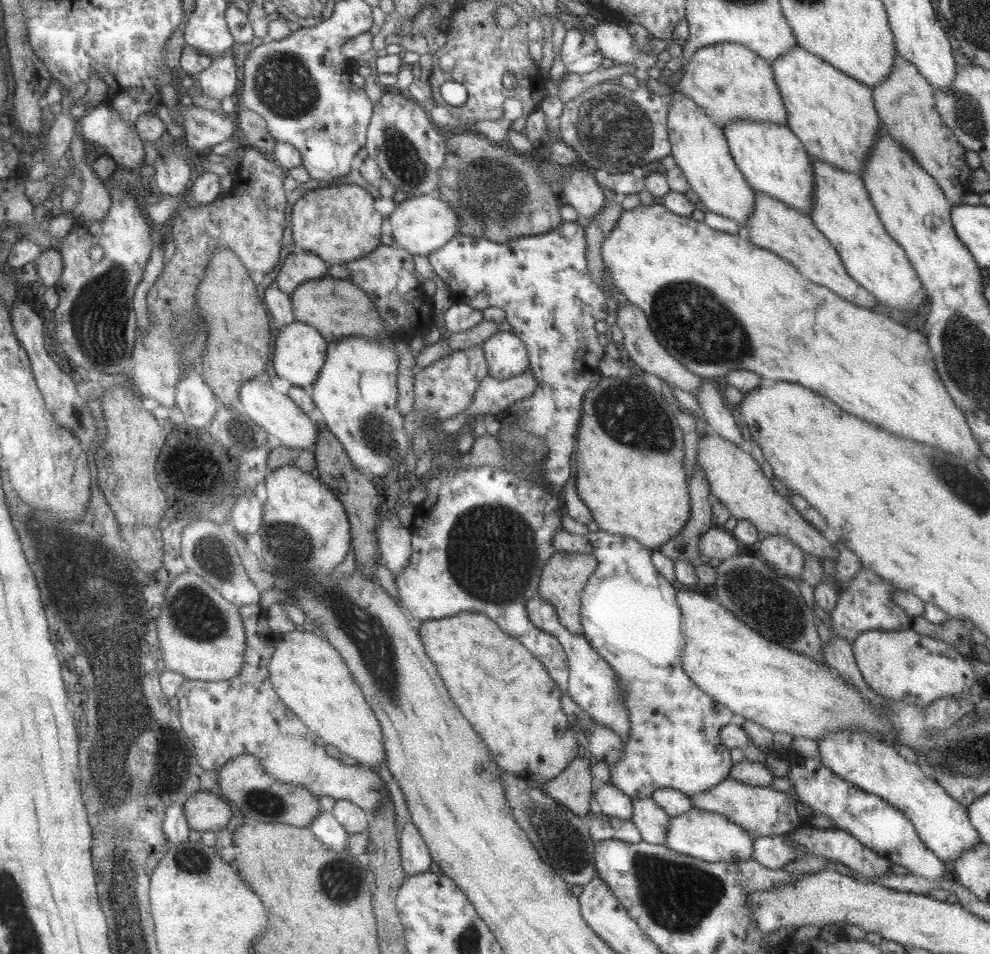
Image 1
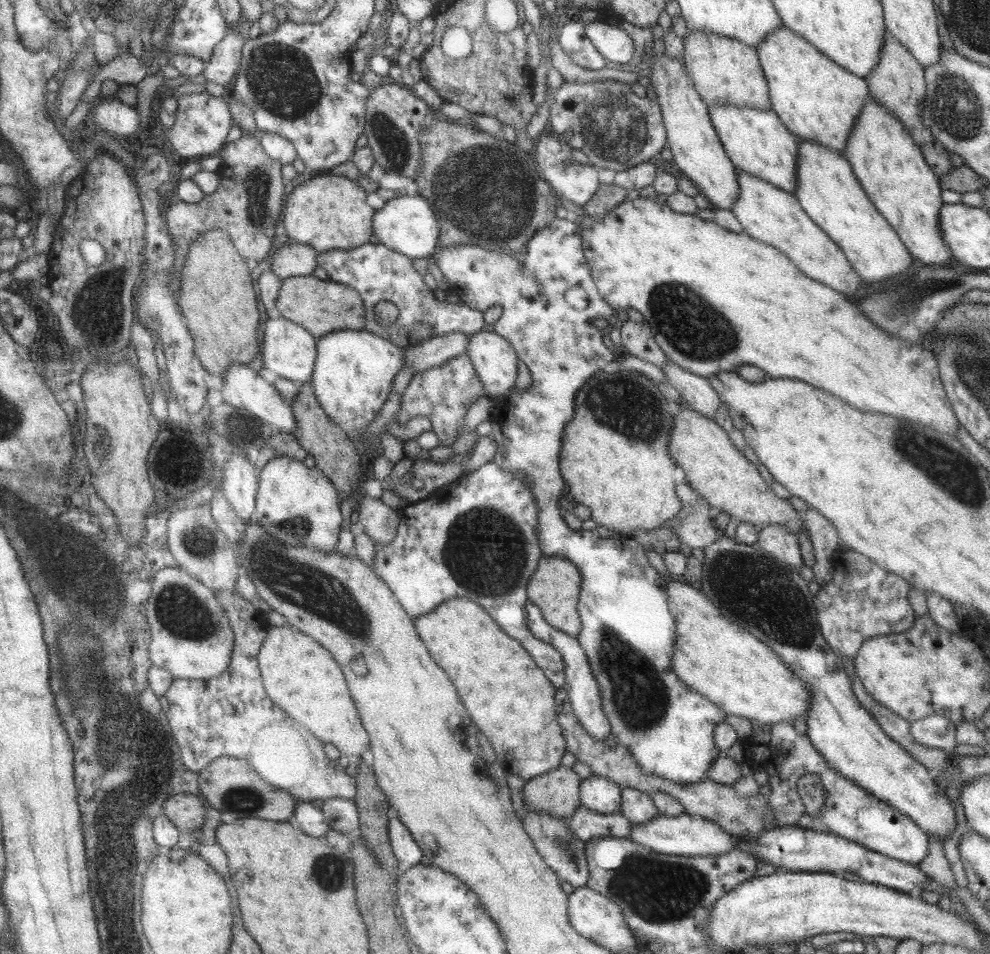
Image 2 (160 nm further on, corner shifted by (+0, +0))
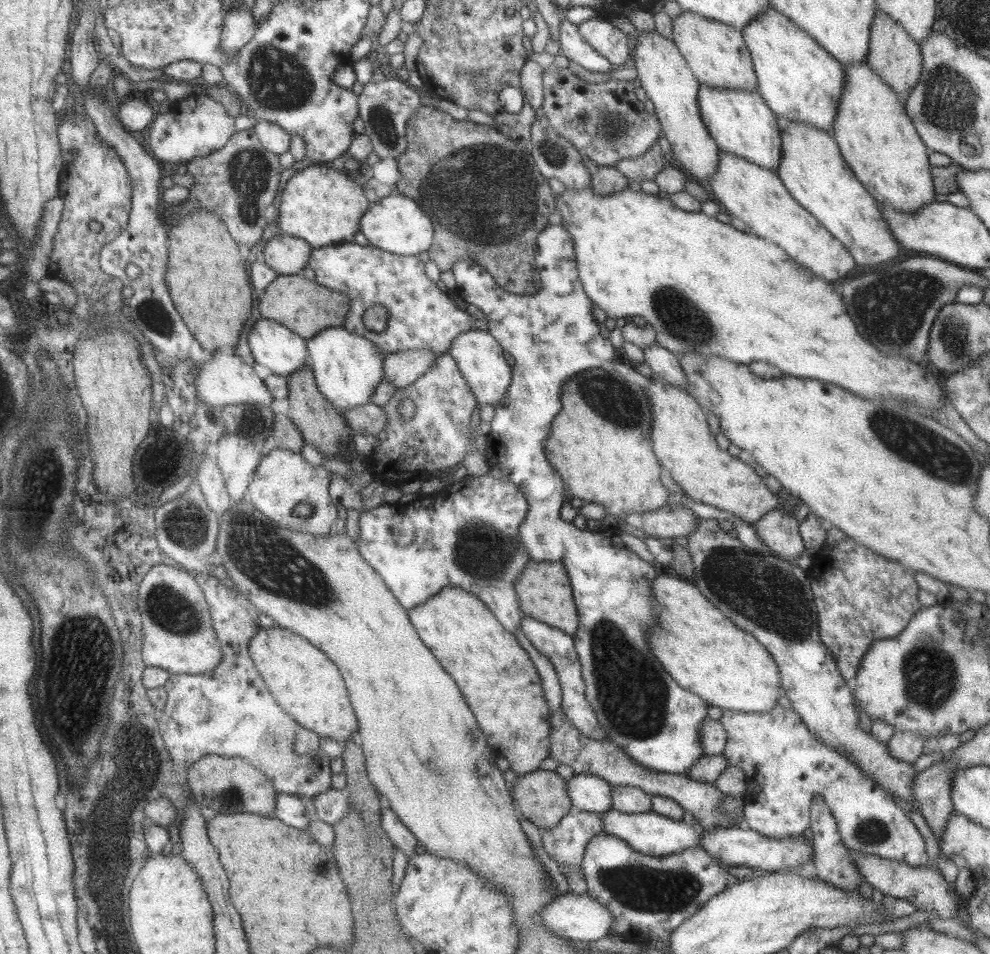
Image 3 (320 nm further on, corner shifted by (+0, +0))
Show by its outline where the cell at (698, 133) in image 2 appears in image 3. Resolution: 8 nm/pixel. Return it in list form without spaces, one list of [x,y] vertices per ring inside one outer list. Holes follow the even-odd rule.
[[[655,31],[641,32],[637,36],[637,43],[633,47],[633,62],[640,87],[655,107],[654,116],[660,123],[674,158],[698,181],[708,181],[715,172],[719,150],[699,117],[696,99],[699,82],[693,76],[689,65],[672,40],[659,36]]]

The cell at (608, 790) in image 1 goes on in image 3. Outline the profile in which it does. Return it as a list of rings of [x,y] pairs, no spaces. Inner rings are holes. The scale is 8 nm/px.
[[[574,774],[566,781],[566,793],[572,807],[585,812],[605,812],[611,808],[611,785],[598,776]]]

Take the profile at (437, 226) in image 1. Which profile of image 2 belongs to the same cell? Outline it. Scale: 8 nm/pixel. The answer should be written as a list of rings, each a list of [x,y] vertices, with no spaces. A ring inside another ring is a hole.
[[[405,192],[400,197],[387,200],[375,211],[373,235],[378,243],[385,244],[400,254],[413,259],[428,259],[436,252],[437,243],[440,242],[440,220],[424,196]]]

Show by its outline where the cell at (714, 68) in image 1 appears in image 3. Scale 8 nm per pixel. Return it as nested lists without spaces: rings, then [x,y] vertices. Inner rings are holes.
[[[681,12],[672,20],[674,46],[689,65],[699,84],[710,87],[757,91],[750,53],[742,38],[742,30],[719,24],[715,20],[705,20],[693,12]]]

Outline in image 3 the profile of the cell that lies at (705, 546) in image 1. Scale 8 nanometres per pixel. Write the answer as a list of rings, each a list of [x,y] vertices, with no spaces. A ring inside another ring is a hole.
[[[665,505],[639,516],[641,518],[641,533],[646,536],[659,538],[673,538],[686,536],[695,530],[697,516],[690,509]]]

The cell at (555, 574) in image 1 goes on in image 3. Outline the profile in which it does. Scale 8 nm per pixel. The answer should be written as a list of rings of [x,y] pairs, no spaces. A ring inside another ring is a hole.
[[[529,559],[519,576],[514,580],[513,591],[517,595],[517,602],[522,616],[528,616],[535,620],[558,628],[561,632],[573,636],[578,627],[578,614],[573,601],[573,592],[564,566],[559,562],[541,561]]]

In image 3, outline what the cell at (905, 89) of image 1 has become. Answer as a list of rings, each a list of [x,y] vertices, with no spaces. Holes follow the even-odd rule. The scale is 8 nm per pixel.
[[[875,10],[873,22],[869,25],[869,52],[865,58],[869,66],[883,79],[883,82],[897,93],[901,100],[908,97],[908,92],[917,82],[921,72],[922,57],[919,44],[915,44],[899,23],[885,16],[881,10]]]

